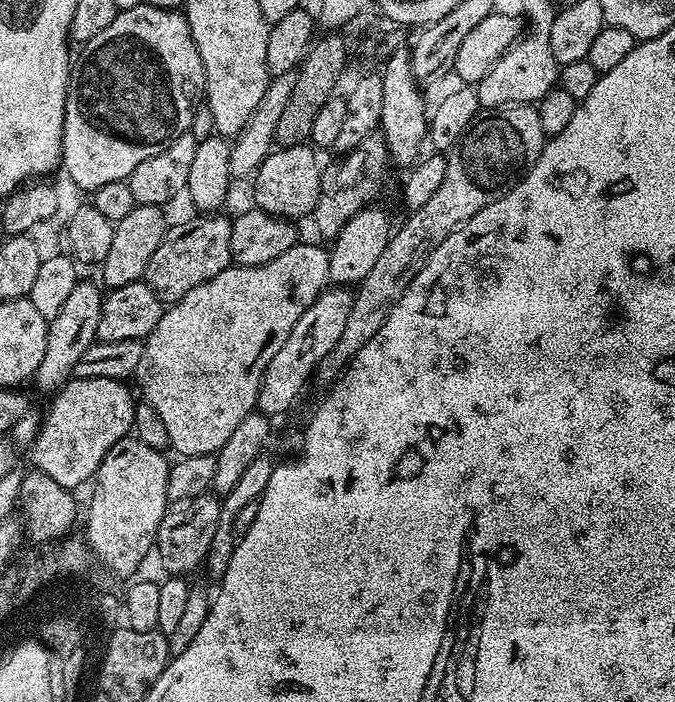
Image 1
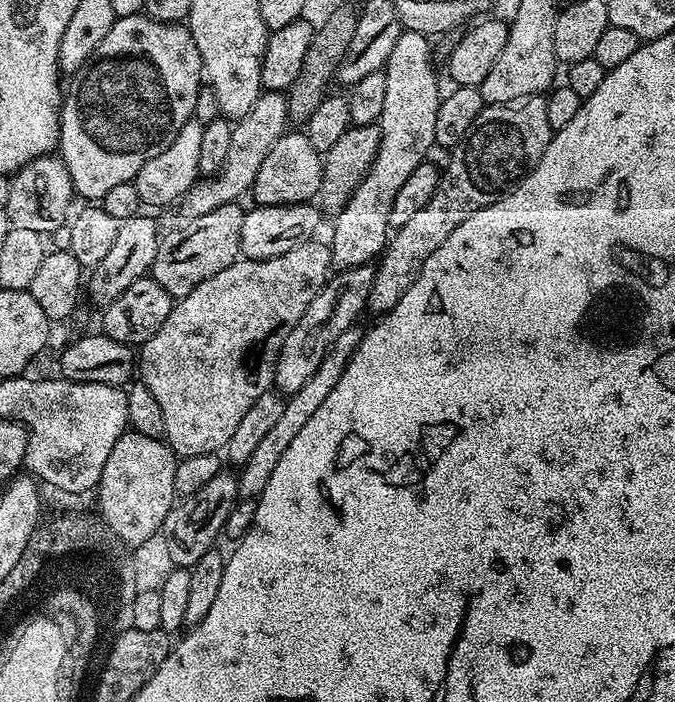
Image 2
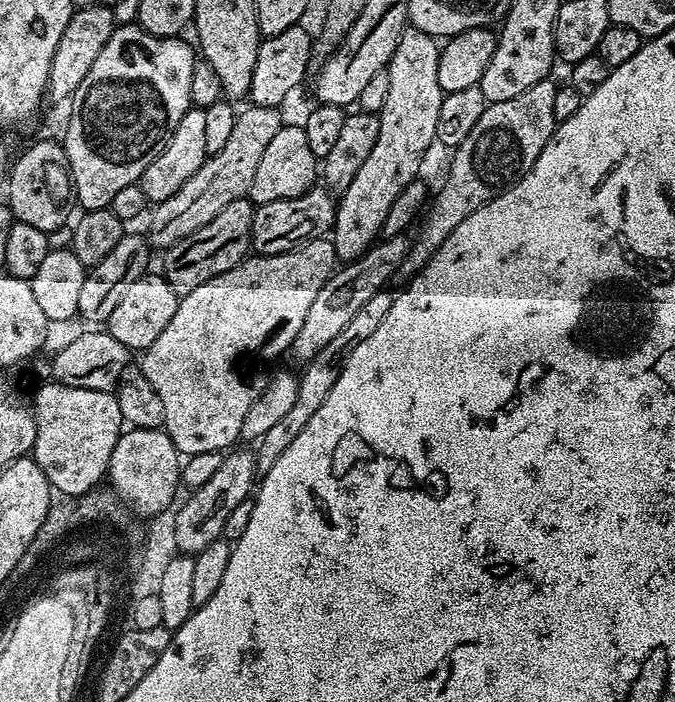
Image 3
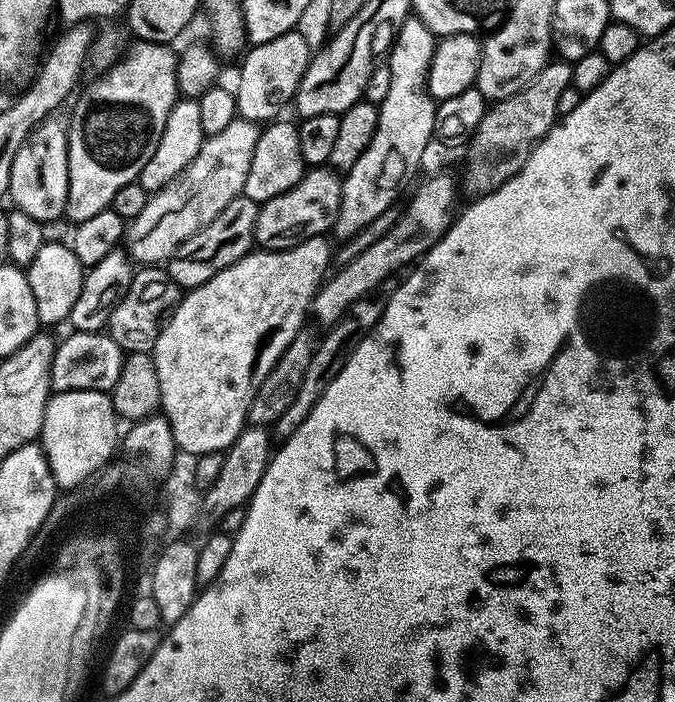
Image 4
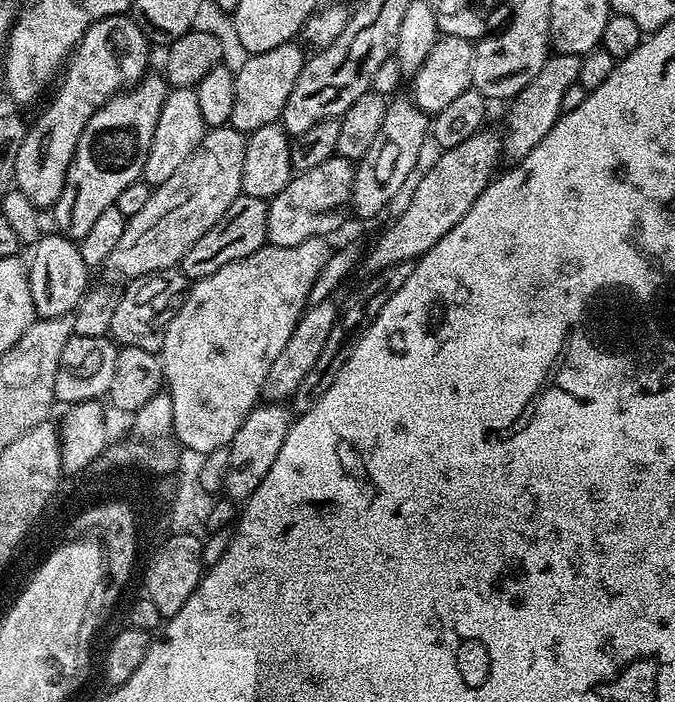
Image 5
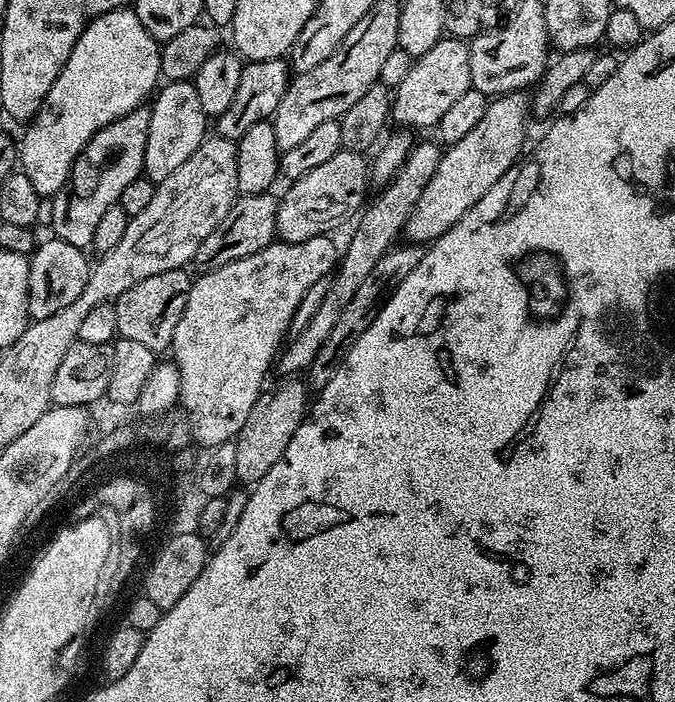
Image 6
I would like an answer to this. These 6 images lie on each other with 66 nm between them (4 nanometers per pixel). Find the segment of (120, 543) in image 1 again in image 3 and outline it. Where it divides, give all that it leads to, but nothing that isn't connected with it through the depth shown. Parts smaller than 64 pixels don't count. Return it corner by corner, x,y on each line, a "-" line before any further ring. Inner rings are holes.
128,428
117,438
106,476
109,481
112,479
110,487
137,517
151,518
173,505
176,487
179,489
182,484
181,467
182,457
163,428

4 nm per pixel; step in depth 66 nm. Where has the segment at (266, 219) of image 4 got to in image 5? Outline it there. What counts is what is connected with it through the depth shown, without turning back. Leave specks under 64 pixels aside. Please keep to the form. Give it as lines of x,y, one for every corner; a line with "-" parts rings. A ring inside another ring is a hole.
338,155
326,158
326,162
314,166
314,170
295,173
292,181
268,201
267,243
298,246
298,242
306,242
306,238
331,237
331,232
342,227
344,219
350,216
355,177
353,161

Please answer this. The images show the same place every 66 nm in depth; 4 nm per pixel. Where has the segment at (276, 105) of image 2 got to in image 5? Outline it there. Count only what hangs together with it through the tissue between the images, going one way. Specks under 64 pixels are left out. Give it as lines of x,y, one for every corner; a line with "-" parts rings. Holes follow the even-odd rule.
231,126
205,131
202,142
166,182
155,185
150,202
139,214
128,217
122,239
114,246
107,267
123,278
145,276
175,268
184,255
230,210
230,202
242,195
242,162
246,158
246,136

